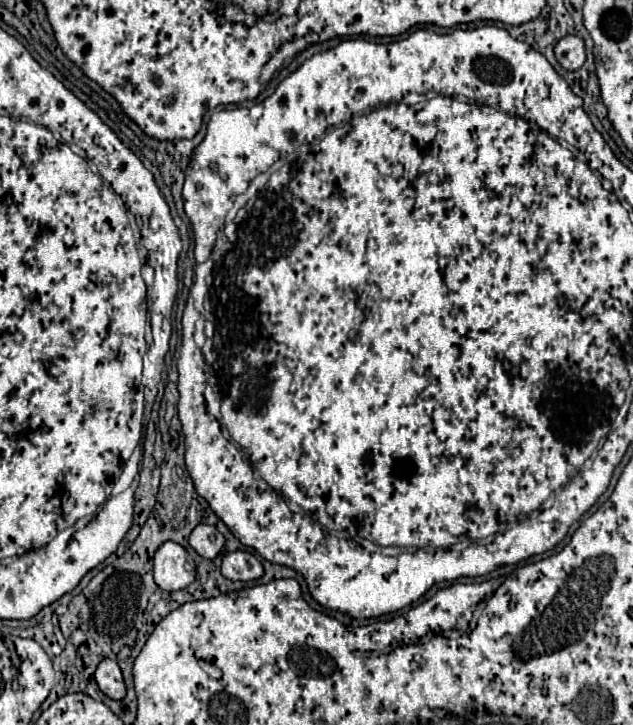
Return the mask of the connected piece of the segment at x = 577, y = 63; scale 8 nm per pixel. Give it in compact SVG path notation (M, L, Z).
M566 36L562 38L556 46L554 46L554 54L556 60L560 62L562 68L574 72L580 70L584 60L586 60L586 52L584 52L584 42L578 36Z

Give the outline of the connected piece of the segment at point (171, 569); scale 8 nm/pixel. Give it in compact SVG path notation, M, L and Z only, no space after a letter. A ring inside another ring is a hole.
M164 542L154 556L154 582L166 590L176 592L188 588L196 580L196 564L192 556L176 542Z

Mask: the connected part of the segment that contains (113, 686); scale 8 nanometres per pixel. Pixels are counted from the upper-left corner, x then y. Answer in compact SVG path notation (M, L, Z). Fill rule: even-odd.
M102 660L96 668L96 682L100 686L100 690L112 698L112 700L122 700L126 696L126 686L124 686L124 678L122 672L118 668L118 664L114 660Z

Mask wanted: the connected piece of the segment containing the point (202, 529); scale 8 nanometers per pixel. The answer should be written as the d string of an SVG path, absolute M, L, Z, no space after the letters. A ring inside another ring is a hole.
M198 524L190 534L190 546L206 560L214 560L224 548L224 536L208 524Z

